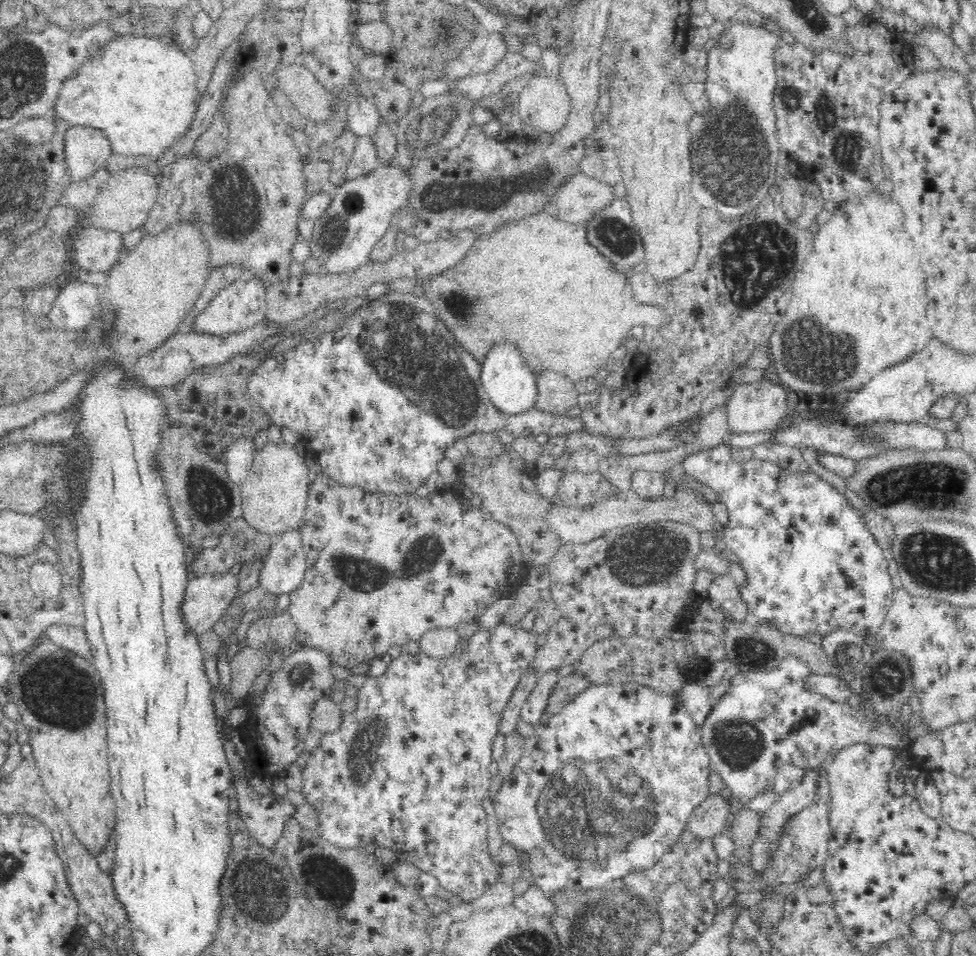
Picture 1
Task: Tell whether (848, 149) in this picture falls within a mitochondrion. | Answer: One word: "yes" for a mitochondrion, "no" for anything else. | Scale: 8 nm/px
yes

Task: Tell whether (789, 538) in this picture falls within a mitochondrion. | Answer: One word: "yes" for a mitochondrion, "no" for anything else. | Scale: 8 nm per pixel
no

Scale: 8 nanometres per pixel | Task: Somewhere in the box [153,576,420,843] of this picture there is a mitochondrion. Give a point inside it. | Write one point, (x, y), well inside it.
(367, 736)

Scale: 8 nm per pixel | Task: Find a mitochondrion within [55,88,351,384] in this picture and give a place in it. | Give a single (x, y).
(232, 207)

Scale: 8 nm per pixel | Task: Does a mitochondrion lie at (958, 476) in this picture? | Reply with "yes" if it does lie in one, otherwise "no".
yes

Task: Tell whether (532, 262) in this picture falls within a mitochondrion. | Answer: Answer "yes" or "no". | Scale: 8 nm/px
no

